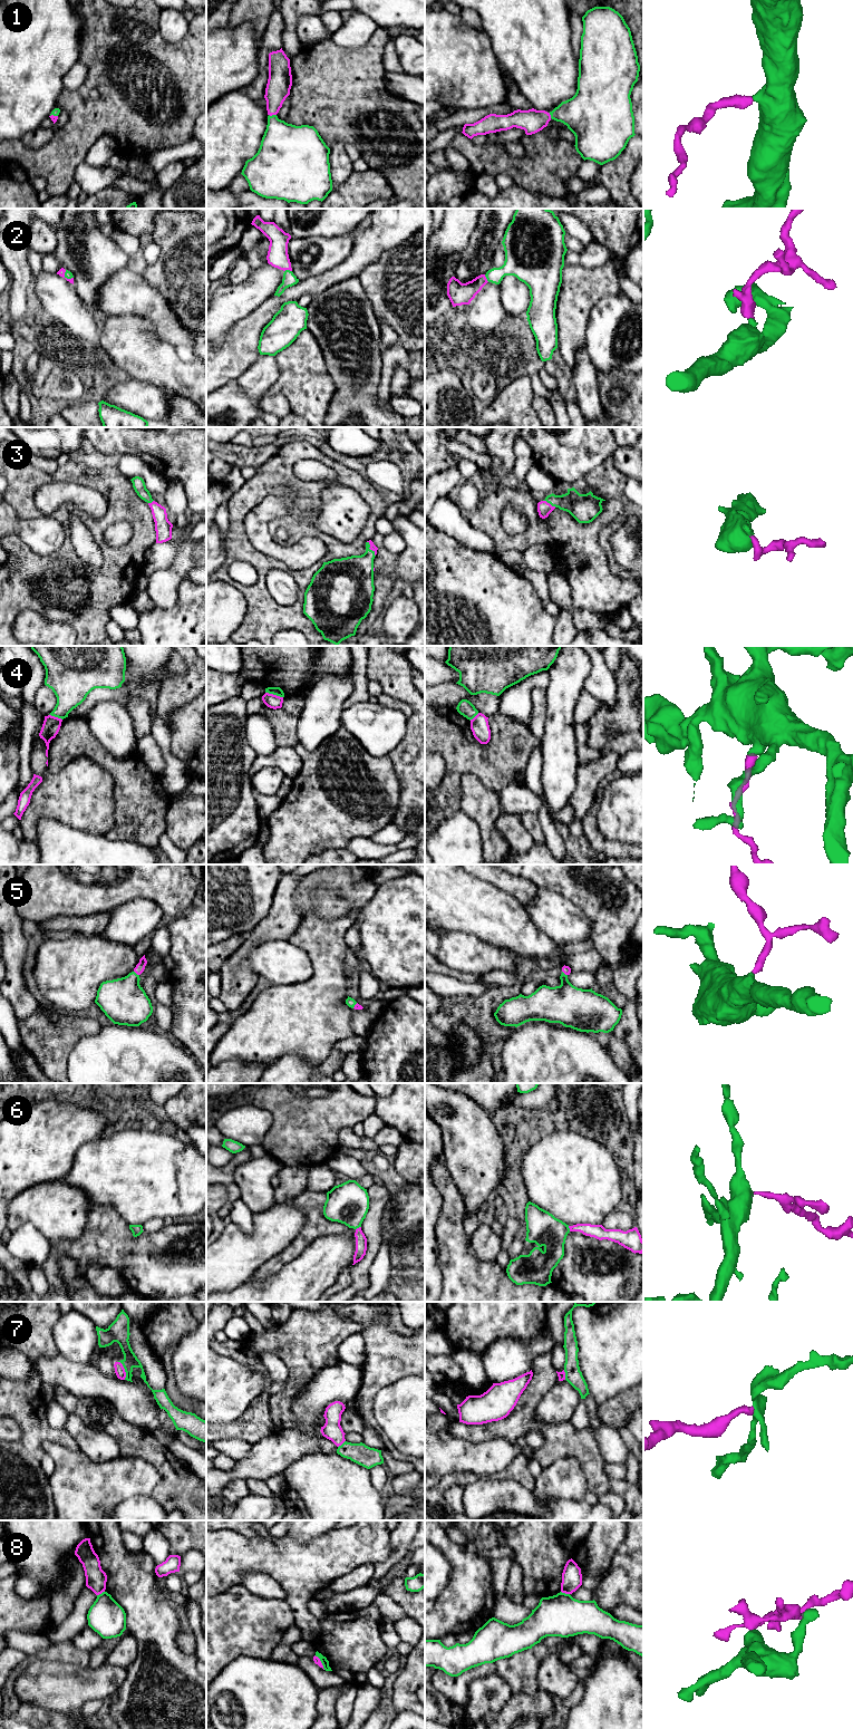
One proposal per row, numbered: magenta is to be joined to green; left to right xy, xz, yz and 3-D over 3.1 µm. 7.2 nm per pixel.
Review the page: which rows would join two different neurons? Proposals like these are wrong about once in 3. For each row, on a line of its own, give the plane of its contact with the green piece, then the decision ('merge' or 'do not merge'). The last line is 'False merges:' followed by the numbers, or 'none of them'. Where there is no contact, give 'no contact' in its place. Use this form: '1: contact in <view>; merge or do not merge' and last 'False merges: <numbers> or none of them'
1: contact in xz; merge
2: contact in xz; merge
3: contact in yz; merge
4: contact in xz; do not merge
5: contact in xy; merge
6: contact in xz; merge
7: contact in xy; do not merge
8: contact in yz; do not merge
False merges: 4, 7, 8

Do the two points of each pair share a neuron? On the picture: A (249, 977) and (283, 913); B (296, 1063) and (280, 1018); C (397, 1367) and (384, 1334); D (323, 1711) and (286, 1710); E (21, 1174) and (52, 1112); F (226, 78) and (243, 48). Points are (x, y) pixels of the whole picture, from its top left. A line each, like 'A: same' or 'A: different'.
A: same
B: different
C: same
D: different
E: same
F: same

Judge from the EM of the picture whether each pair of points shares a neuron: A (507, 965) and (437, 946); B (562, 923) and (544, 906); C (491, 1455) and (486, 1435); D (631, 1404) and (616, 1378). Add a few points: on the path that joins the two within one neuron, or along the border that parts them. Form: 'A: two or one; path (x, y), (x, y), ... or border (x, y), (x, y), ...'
A: one; path (490, 957), (476, 957), (455, 949)
B: one; path (558, 918), (549, 910)
C: two; border (501, 1437), (483, 1441), (462, 1439)
D: two; border (631, 1387), (600, 1403)

